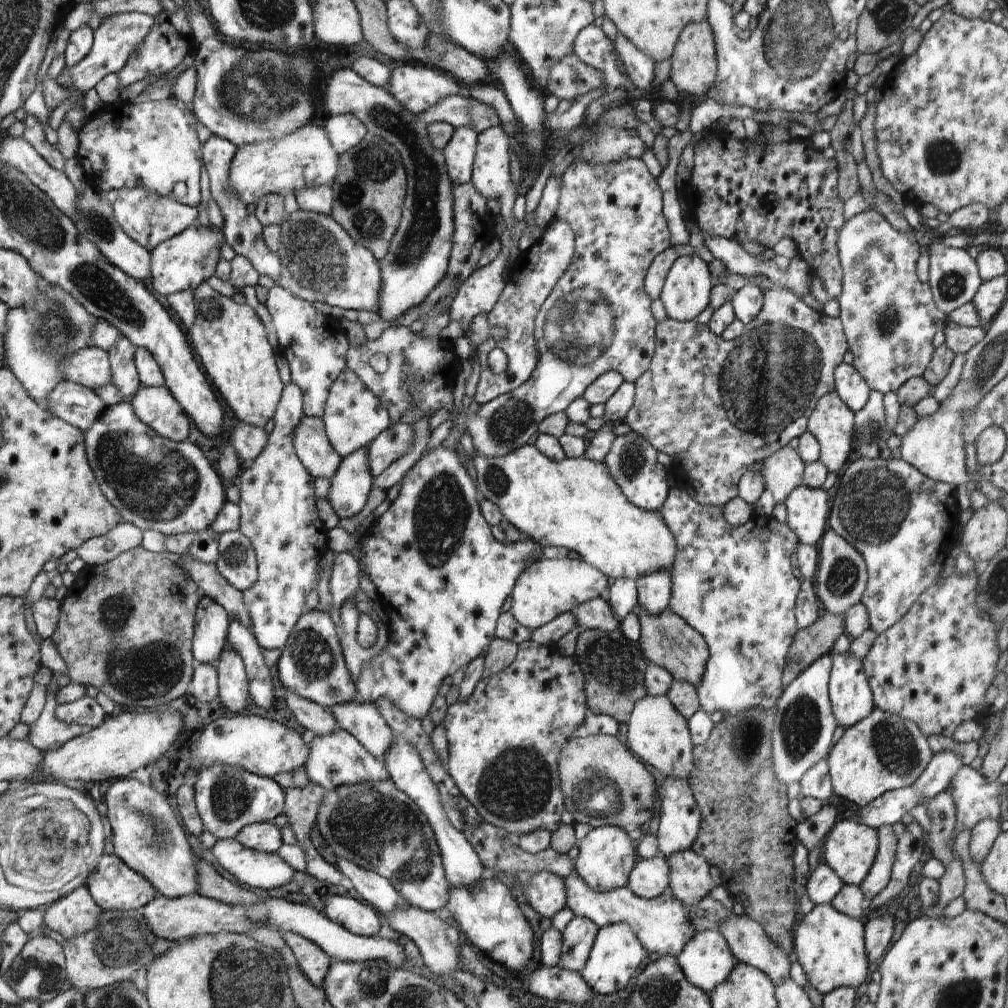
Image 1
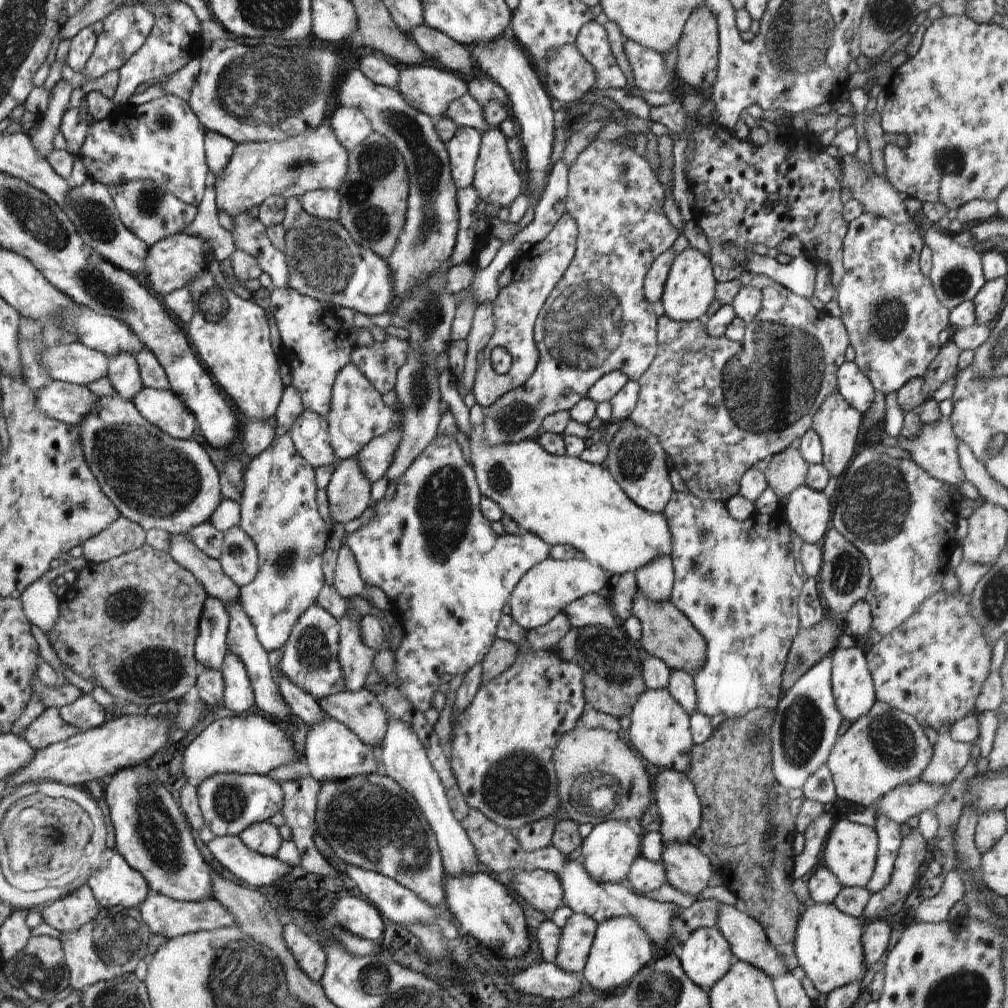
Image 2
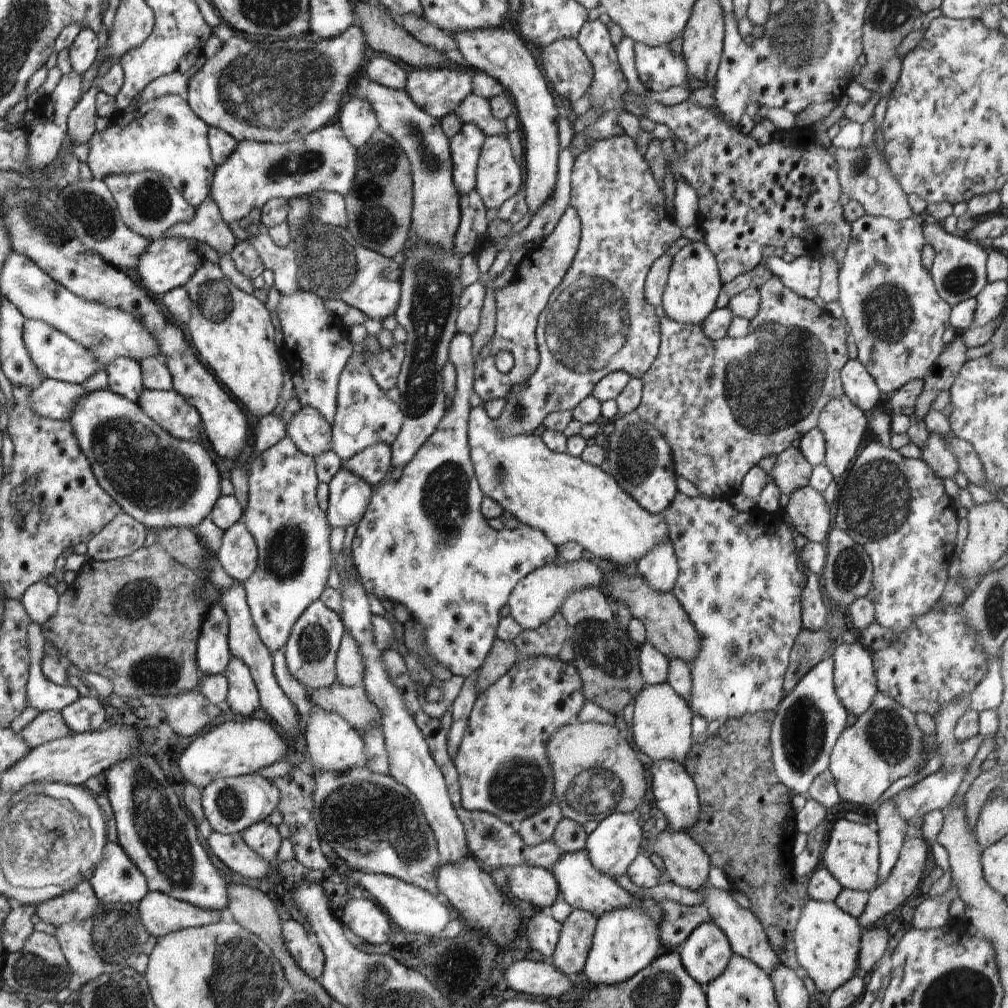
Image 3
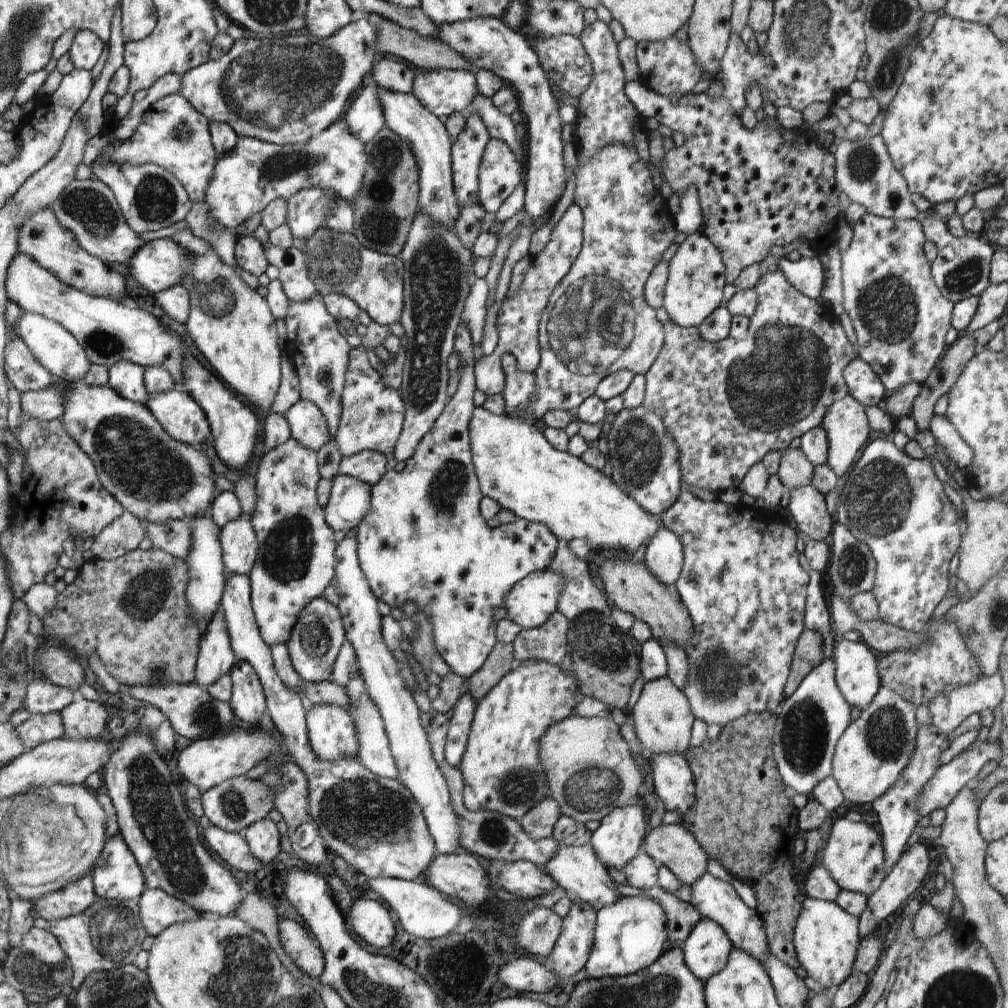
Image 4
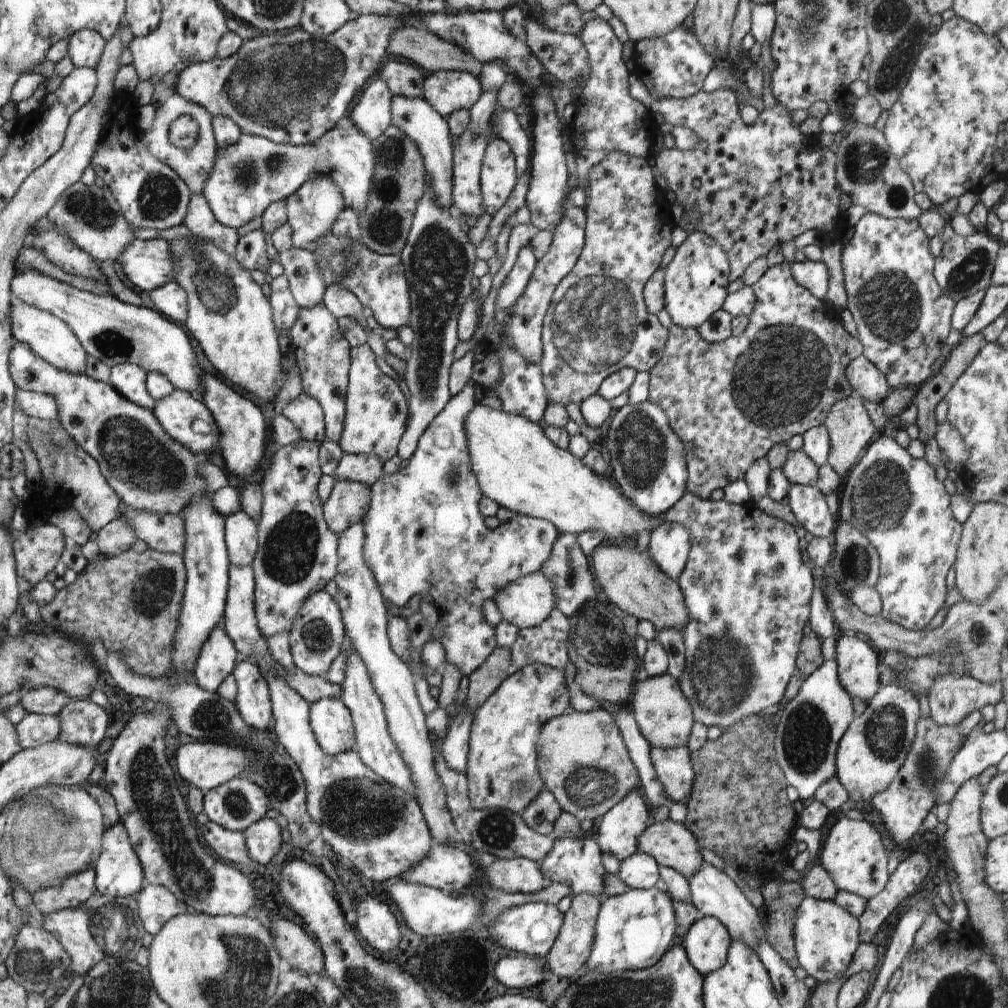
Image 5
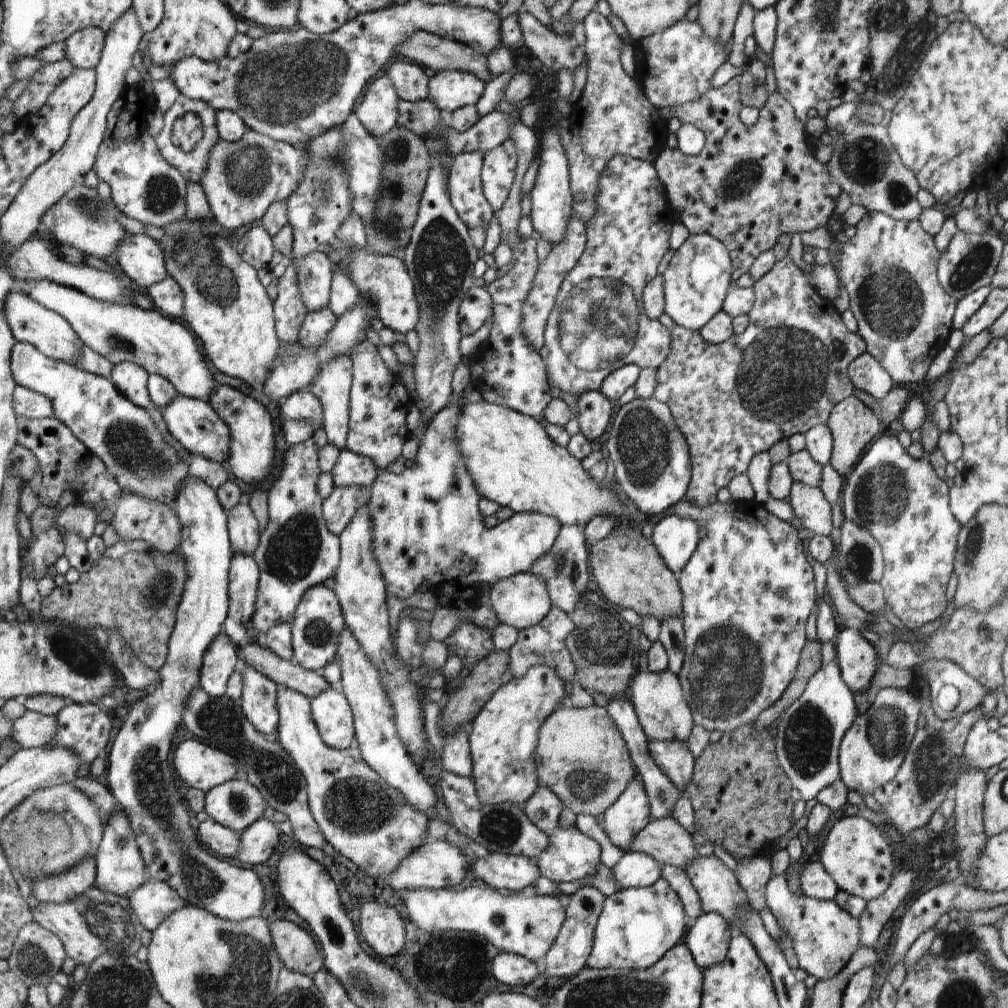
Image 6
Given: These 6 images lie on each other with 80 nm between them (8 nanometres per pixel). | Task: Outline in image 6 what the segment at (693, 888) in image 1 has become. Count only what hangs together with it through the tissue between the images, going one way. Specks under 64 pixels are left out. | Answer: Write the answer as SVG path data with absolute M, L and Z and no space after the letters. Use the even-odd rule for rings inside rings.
M673 817L652 819L632 839L630 850L650 855L660 865L684 869L698 856L692 834Z

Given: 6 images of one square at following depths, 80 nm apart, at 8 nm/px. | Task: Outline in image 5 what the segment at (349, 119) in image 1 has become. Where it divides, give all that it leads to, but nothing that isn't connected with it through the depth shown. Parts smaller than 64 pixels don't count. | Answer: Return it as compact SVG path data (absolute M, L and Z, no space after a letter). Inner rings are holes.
M382 79L374 80L360 96L350 118L361 133L373 141L391 125L393 94Z

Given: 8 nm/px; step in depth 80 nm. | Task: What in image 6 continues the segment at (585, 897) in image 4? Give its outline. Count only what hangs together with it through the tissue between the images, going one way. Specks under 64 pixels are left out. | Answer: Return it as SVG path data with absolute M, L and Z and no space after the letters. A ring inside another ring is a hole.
M558 826L548 837L548 846L537 856L538 868L541 868L542 876L560 883L575 880L588 880L592 878L601 860L601 846L592 838L587 837L576 826L563 829Z

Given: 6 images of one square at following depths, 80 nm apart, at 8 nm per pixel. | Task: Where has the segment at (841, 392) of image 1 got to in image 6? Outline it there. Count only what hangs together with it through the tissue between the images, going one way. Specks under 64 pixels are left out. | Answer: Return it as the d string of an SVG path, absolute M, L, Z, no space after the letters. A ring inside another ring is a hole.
M867 352L857 356L849 364L847 373L856 388L864 390L878 401L881 401L894 386L888 372Z

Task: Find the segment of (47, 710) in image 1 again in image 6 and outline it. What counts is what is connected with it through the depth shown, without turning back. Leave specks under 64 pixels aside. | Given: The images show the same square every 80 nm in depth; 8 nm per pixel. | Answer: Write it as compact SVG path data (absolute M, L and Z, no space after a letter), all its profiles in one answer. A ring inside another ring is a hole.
M26 711L13 721L12 740L20 749L46 747L57 731L57 716Z

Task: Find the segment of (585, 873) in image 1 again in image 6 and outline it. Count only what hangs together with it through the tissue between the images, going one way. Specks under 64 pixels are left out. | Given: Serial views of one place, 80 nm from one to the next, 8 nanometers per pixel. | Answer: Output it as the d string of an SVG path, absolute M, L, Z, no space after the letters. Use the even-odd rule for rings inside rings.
M640 778L632 779L604 814L602 828L608 840L624 852L630 850L632 839L652 820L649 798Z

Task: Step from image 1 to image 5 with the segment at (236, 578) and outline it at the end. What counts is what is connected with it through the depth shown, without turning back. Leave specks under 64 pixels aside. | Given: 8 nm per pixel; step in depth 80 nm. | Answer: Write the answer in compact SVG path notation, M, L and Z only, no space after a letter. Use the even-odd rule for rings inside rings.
M245 511L225 518L225 543L229 553L230 566L242 568L252 566L257 554L257 522Z

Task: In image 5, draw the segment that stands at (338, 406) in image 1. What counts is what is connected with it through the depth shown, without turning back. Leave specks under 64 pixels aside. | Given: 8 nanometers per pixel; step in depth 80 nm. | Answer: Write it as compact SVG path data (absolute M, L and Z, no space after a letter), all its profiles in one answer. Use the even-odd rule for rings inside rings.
M367 343L349 350L351 365L345 396L344 434L338 446L348 454L373 454L382 462L396 456L401 436L408 426L408 400L402 391L403 386L388 375L383 374L376 365L376 355Z

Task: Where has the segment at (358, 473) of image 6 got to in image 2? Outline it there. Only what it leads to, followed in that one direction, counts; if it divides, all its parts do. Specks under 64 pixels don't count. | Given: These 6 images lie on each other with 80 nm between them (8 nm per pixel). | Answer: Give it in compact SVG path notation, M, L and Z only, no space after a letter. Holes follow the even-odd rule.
M402 430L390 431L389 434L380 435L373 439L356 456L365 475L371 482L384 477L396 458L397 448L402 440Z

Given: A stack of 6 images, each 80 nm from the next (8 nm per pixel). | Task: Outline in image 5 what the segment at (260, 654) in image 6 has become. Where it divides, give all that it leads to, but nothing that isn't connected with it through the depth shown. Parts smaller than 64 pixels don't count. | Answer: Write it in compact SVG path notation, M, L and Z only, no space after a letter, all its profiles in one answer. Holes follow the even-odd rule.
M297 670L295 673L291 675L287 674L287 676L283 678L296 692L301 693L310 705L320 699L341 698L341 685L332 684L323 677L310 676Z

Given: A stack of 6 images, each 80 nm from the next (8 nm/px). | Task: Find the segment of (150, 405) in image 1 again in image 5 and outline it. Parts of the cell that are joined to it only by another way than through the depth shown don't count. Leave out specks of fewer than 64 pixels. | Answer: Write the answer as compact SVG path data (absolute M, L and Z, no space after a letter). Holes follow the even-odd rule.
M175 388L164 398L158 399L156 401L156 406L152 411L156 414L156 417L160 421L162 428L165 429L167 433L169 433L169 436L175 441L178 441L180 444L183 444L187 449L190 449L192 452L196 452L196 450L198 450L200 456L204 458L206 458L212 452L212 450L218 451L221 432L219 431L219 428L217 426L214 426L214 428L212 428L212 432L208 430L210 420L212 420L213 417L213 413L210 412L209 408L202 402L202 400L199 400L197 396ZM196 414L198 414L198 420L206 422L206 429L208 430L208 434L196 434L196 432L192 430L192 422L196 420Z

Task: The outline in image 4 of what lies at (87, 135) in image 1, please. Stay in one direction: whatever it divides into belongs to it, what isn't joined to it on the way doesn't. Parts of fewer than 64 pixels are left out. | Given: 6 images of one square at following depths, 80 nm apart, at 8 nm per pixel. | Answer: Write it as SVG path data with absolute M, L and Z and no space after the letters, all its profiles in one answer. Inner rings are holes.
M172 93L165 97L159 98L144 112L141 122L138 124L134 134L128 139L117 139L111 137L111 142L107 145L100 155L97 156L98 161L103 157L107 157L110 161L118 164L130 163L133 165L145 165L152 163L170 171L184 185L186 192L190 196L190 200L194 203L203 202L205 200L206 191L210 181L213 179L214 171L217 164L217 152L212 141L212 123L201 112L186 100L180 93ZM182 130L188 132L188 136L180 135Z

